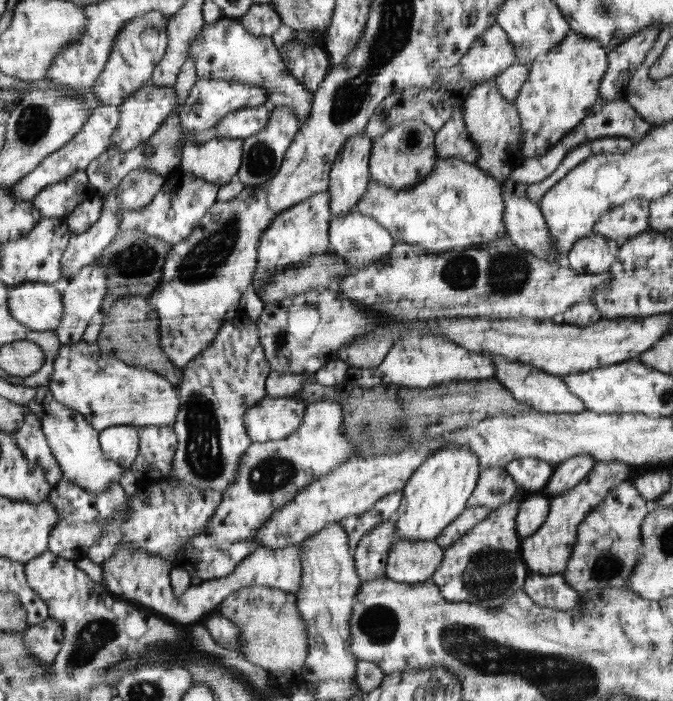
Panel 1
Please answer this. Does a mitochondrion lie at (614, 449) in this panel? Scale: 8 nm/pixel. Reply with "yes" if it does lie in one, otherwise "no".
no

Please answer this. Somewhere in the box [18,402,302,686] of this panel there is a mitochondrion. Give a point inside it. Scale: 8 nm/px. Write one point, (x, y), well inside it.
(99, 630)

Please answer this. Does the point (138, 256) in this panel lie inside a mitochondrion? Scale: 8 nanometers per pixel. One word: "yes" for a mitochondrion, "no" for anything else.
yes

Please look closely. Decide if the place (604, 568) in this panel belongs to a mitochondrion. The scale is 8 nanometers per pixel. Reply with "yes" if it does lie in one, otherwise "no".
yes

